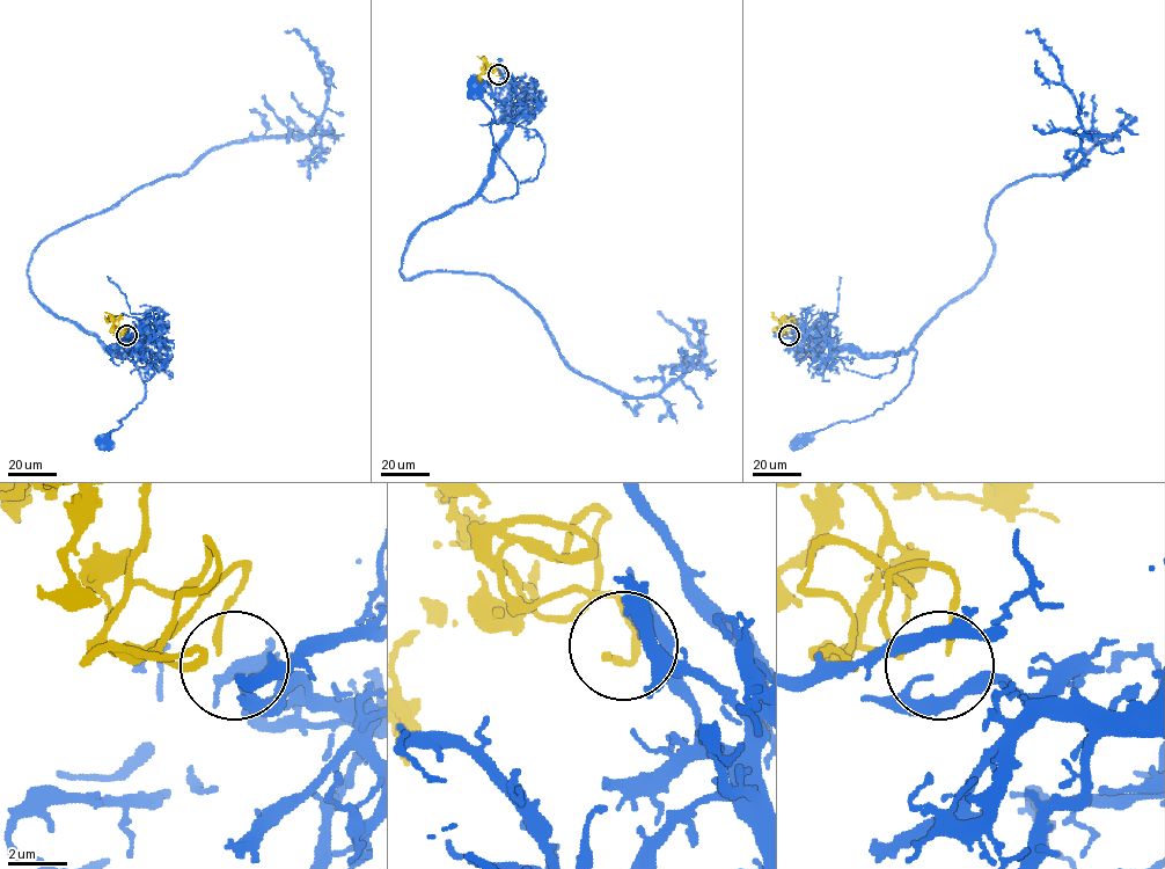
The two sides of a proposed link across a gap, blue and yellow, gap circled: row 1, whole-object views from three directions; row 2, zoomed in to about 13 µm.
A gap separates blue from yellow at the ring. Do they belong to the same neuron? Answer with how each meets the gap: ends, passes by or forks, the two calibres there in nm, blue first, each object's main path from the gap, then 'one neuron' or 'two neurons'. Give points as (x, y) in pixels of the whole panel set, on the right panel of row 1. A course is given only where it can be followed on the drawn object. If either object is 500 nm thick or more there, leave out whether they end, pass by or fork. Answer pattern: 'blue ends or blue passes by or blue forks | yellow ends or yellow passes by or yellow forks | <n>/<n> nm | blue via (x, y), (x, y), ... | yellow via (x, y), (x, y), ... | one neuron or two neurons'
blue ends | yellow ends | 160/220 nm | blue via (789, 336), (863, 353), (917, 352), (906, 387), (881, 408), (862, 418), (828, 425), (801, 442) | yellow via (790, 334), (791, 328), (784, 327), (782, 320), (799, 323) | two neurons

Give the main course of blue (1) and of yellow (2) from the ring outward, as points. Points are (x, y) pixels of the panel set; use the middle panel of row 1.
1: (499, 74), (511, 122), (481, 192), (491, 203), (513, 196), (518, 181), (496, 146), (493, 112), (477, 86)
2: (497, 75), (497, 70), (491, 72), (488, 67), (480, 75), (481, 85)

